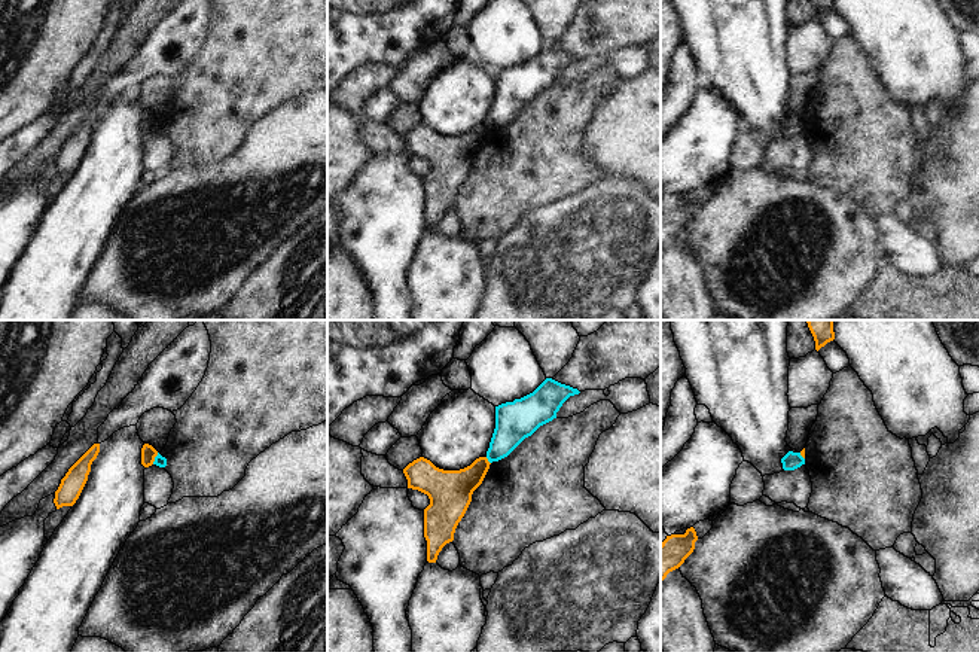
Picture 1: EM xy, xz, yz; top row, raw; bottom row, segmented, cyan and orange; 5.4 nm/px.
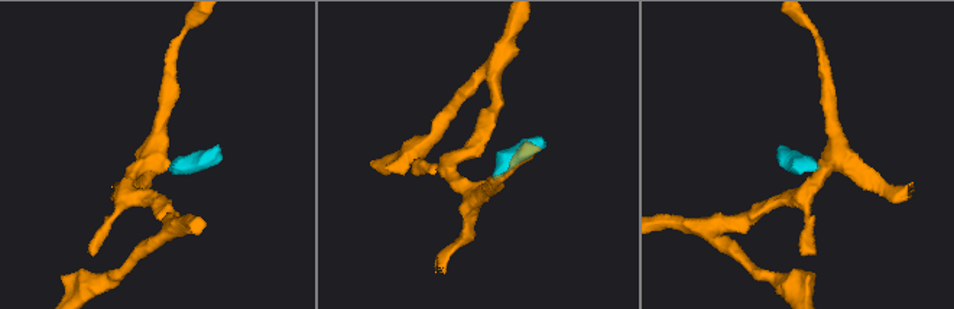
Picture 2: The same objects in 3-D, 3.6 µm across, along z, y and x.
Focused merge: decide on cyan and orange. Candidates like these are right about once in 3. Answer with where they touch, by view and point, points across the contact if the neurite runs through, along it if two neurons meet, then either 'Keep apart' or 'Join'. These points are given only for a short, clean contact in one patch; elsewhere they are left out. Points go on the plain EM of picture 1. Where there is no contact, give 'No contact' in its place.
Touches cyan at xz (488, 127). Boundary: xz (485, 124), (490, 130). Keep apart

